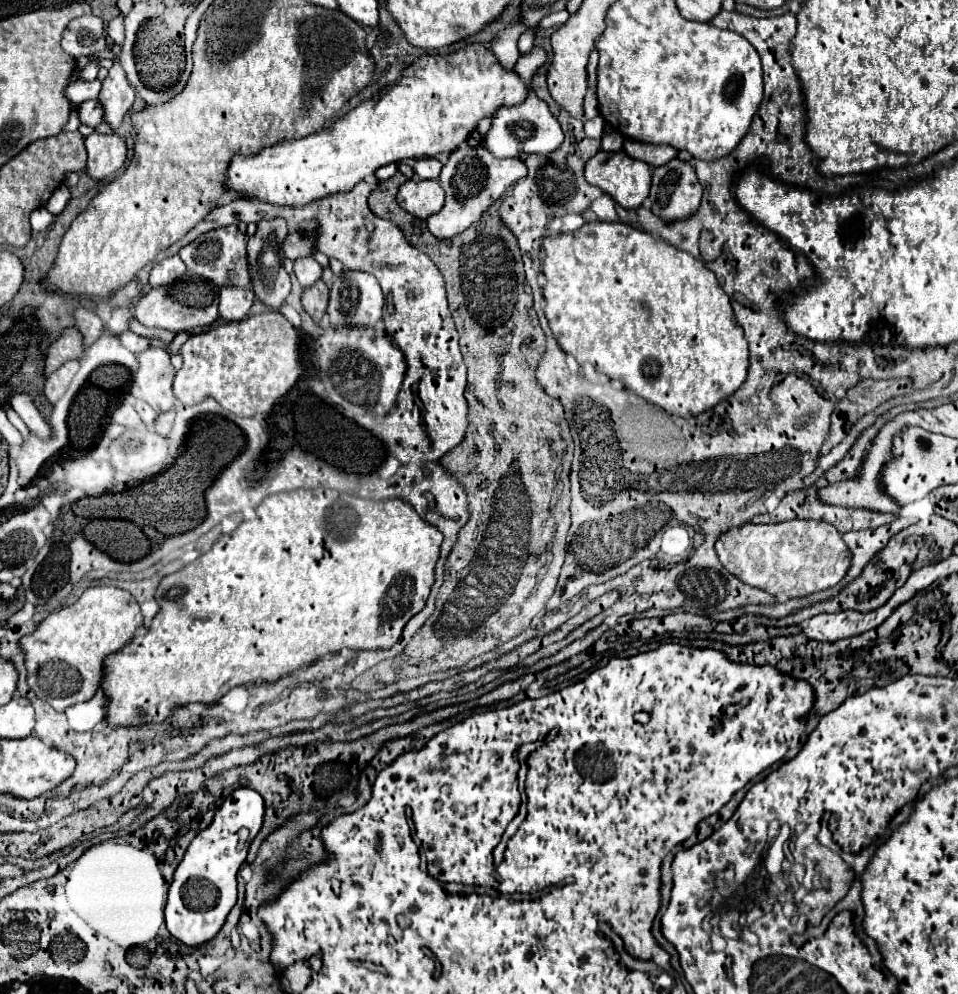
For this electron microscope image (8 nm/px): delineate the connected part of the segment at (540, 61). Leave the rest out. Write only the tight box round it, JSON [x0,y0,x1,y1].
[516,49,546,83]

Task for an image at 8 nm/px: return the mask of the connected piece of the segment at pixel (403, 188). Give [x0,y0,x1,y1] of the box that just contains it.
[398,179,444,219]

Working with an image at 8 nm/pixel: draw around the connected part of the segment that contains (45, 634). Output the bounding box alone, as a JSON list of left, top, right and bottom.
[20,585,142,713]

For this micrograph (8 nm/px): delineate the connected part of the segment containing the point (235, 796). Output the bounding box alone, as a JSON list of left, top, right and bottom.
[164,789,264,945]

